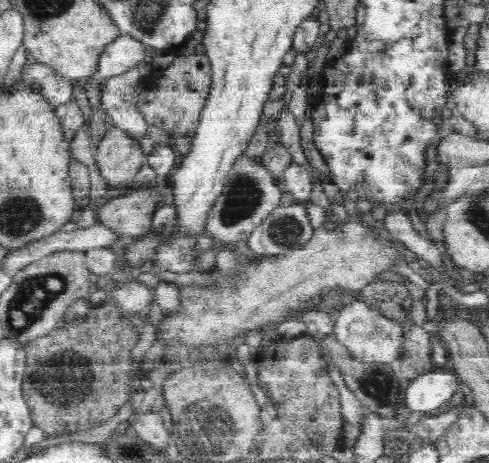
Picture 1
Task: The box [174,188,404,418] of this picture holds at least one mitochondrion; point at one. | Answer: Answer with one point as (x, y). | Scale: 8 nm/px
(374, 383)

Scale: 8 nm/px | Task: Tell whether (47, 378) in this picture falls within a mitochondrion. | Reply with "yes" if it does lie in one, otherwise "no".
yes

